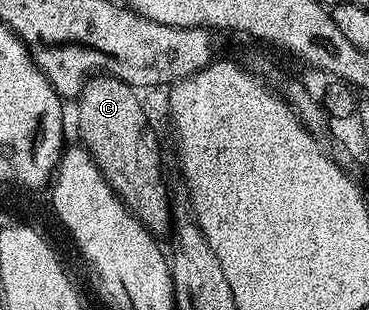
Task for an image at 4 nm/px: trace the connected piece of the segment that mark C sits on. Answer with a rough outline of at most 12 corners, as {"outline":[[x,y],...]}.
{"outline":[[106,72],[77,96],[79,134],[151,233],[173,202],[136,89]]}

